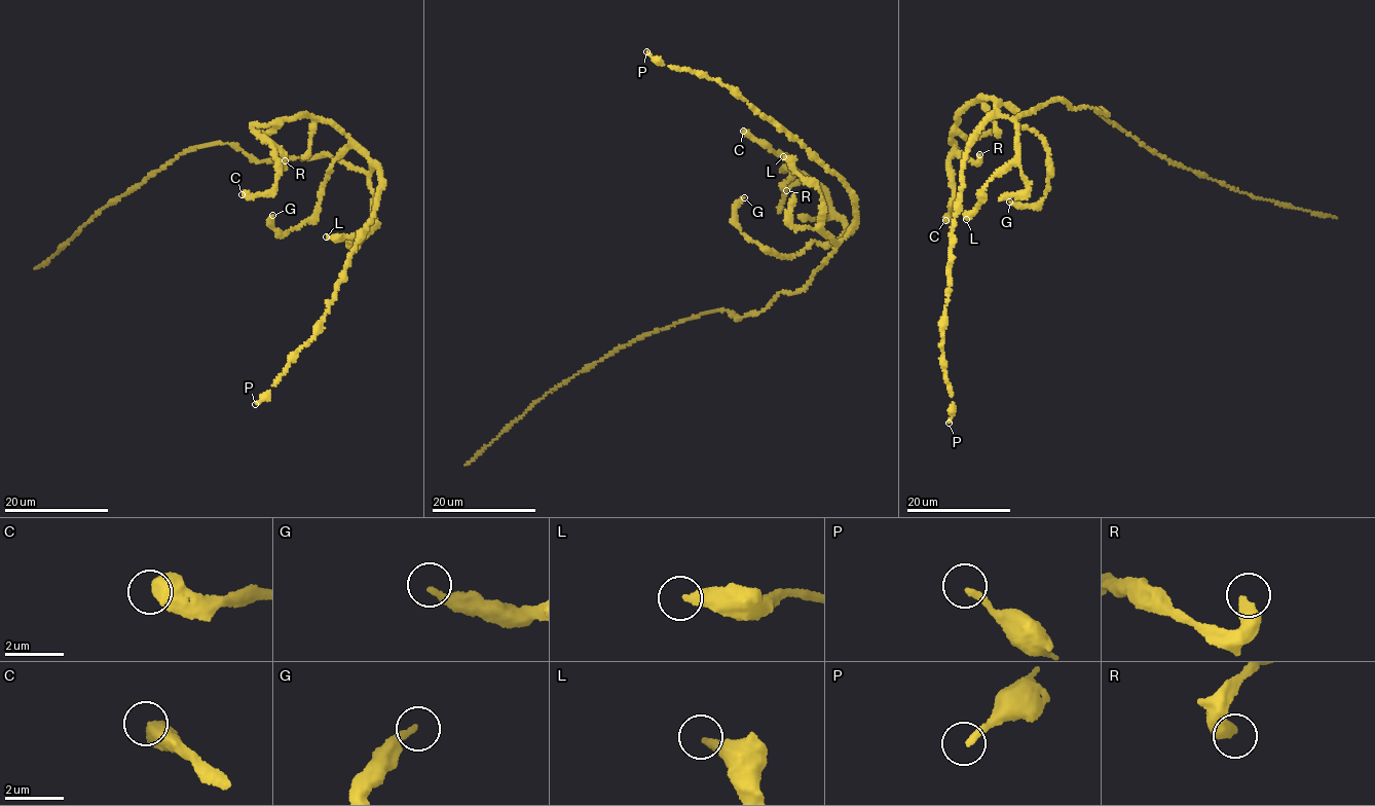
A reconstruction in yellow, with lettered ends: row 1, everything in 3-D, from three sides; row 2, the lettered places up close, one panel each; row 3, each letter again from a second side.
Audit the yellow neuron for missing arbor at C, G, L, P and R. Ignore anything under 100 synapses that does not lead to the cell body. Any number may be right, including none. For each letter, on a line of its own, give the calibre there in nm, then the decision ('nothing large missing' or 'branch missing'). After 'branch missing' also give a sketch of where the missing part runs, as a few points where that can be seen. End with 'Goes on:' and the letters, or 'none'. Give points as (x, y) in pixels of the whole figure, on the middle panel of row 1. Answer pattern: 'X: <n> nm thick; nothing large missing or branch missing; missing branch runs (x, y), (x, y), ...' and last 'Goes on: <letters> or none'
C: 650 nm thick; nothing large missing
G: 240 nm thick; nothing large missing
L: 360 nm thick; nothing large missing
P: 240 nm thick; nothing large missing
R: 420 nm thick; nothing large missing
Goes on: none

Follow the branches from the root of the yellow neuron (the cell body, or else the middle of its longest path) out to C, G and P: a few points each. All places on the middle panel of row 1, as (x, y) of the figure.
C: (804, 289), (846, 234), (851, 233), (832, 212), (827, 191), (796, 171), (784, 170), (790, 160), (743, 131)
G: (804, 289), (851, 232), (784, 257), (766, 251), (734, 224), (734, 205), (744, 197)
P: (804, 289), (852, 229), (854, 203), (844, 182), (786, 131), (729, 87), (692, 71), (661, 64), (646, 51)

